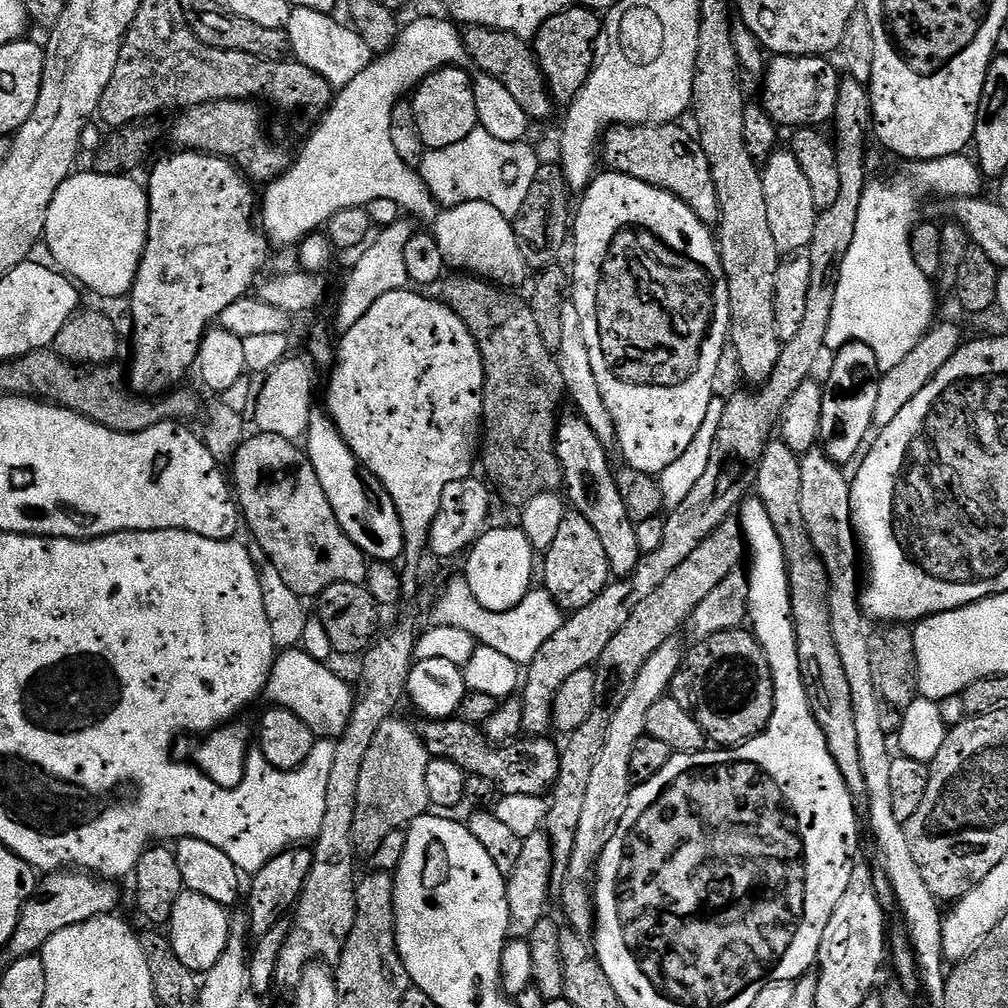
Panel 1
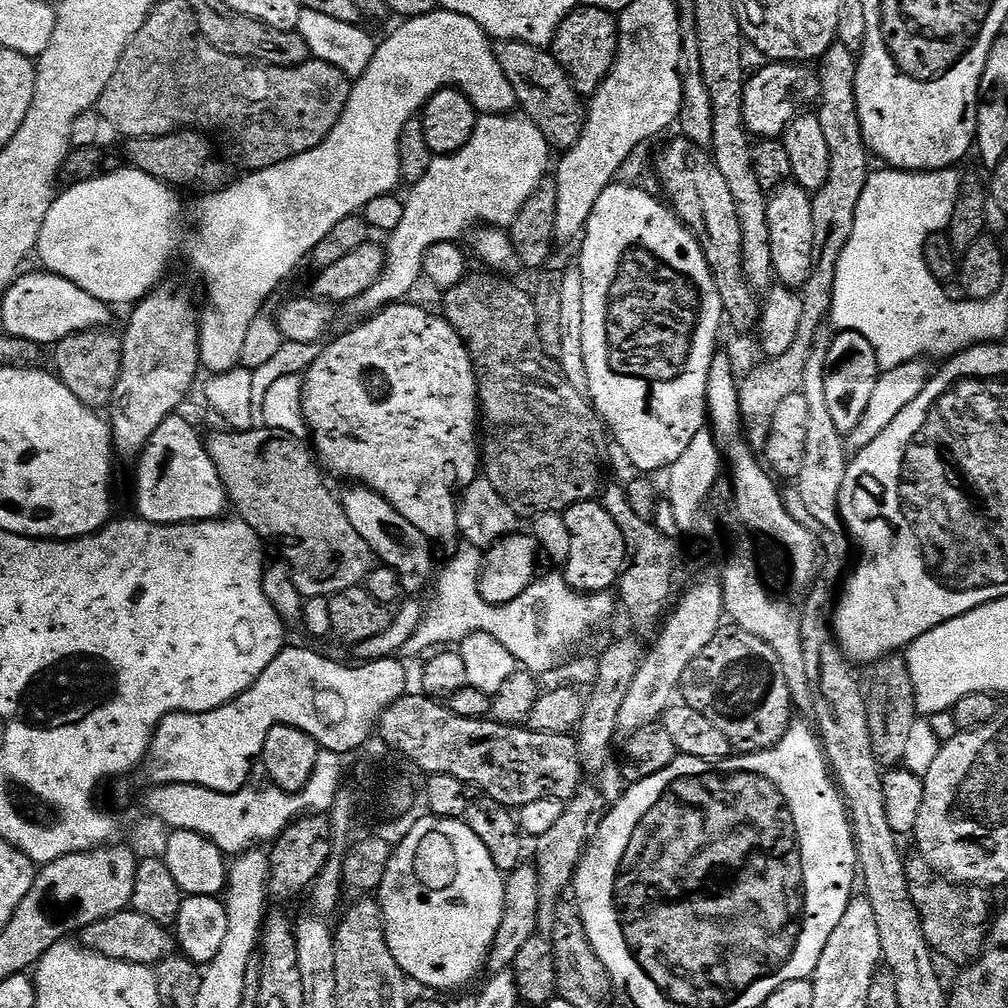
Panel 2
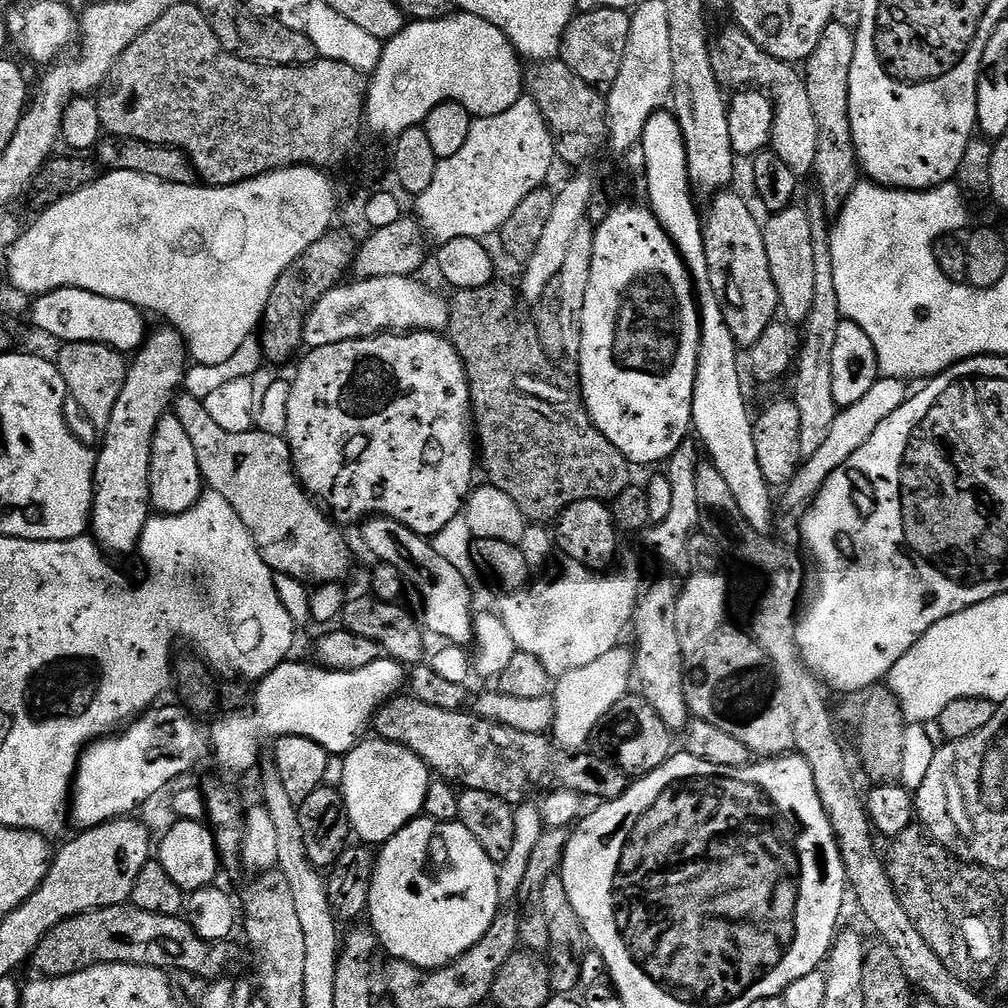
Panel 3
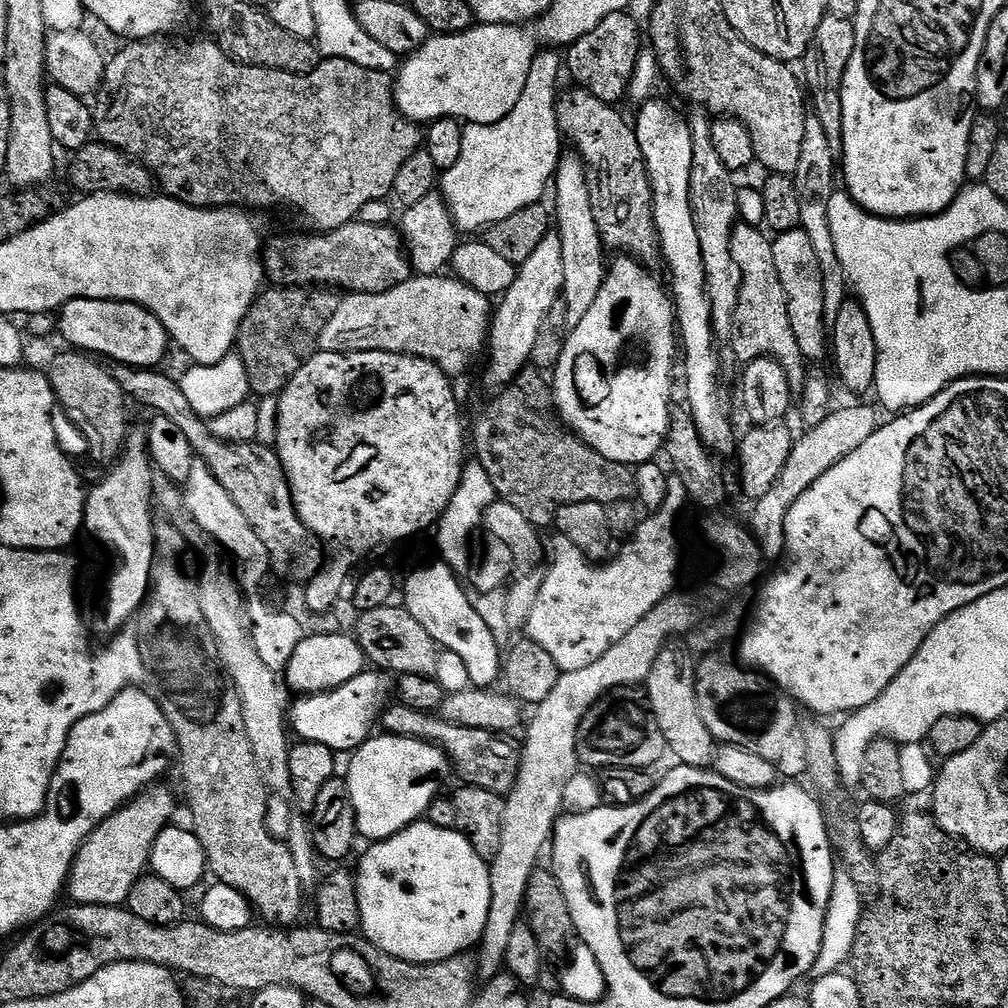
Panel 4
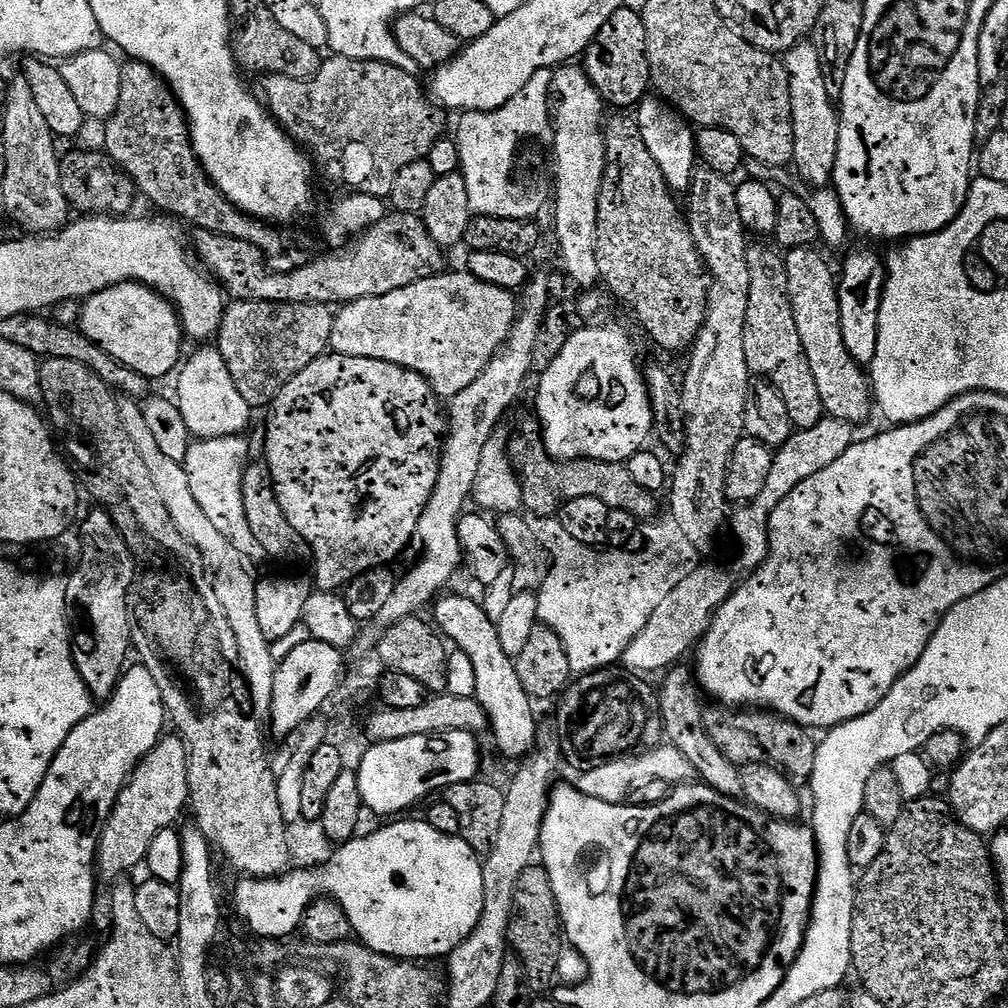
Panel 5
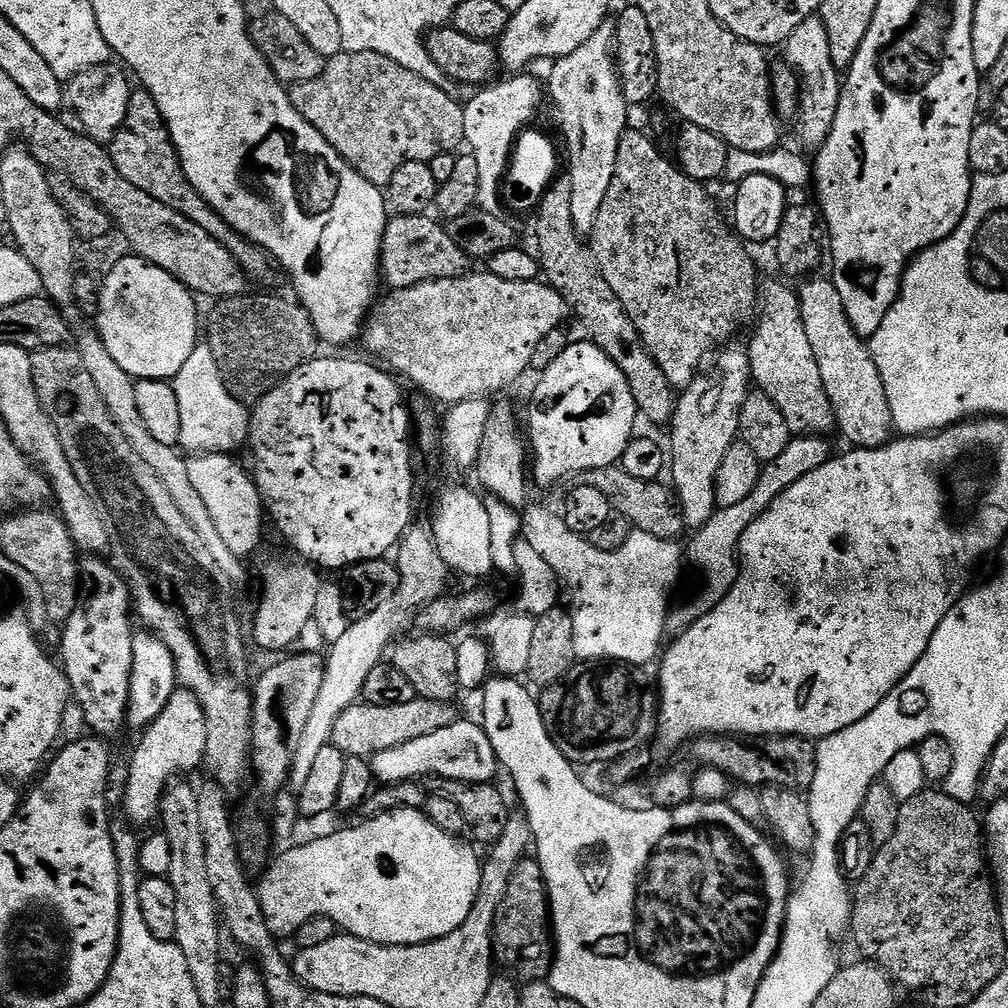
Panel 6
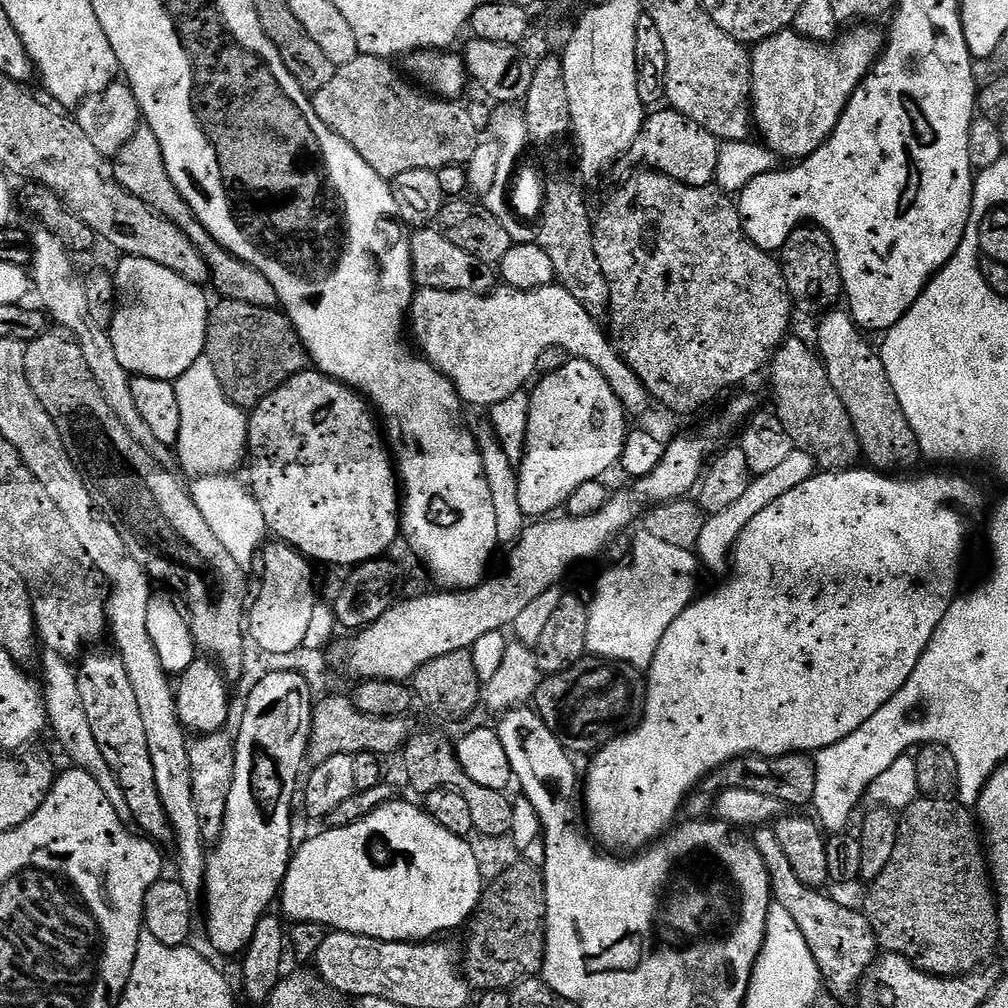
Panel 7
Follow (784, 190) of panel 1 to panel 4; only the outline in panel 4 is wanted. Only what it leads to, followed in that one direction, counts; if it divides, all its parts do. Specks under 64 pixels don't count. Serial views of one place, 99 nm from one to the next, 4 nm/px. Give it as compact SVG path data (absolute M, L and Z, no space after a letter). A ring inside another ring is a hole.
M798 227L789 232L779 233L772 240L774 250L774 266L778 266L778 278L782 282L782 290L786 290L786 302L790 310L790 327L794 330L794 339L798 341L798 350L802 350L804 359L809 362L827 357L830 352L830 324L826 317L824 307L824 294L826 291L826 277L822 266L818 266L818 253L810 242L809 236L804 233L803 228Z

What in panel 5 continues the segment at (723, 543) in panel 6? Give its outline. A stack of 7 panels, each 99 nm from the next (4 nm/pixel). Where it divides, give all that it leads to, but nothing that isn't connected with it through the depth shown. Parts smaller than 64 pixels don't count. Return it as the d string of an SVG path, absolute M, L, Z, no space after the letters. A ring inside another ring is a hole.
M825 418L814 426L793 431L792 436L781 448L775 449L770 466L770 475L766 478L766 486L758 498L749 504L741 504L731 513L730 526L736 532L744 532L744 549L740 552L740 572L736 568L704 568L698 566L690 578L685 578L680 585L674 586L664 601L650 614L650 622L642 626L642 634L630 642L630 646L622 657L623 667L637 673L663 673L673 667L684 655L691 653L699 645L700 639L712 625L712 618L721 606L736 593L742 583L742 577L747 578L763 566L768 557L768 516L774 514L778 502L794 490L810 474L818 474L818 470L826 470L834 458L842 458L846 450L854 442L853 425Z

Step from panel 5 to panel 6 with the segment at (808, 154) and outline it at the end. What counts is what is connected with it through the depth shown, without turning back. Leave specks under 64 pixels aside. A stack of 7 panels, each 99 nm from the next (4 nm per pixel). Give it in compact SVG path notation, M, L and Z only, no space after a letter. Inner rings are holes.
M819 15L806 18L806 22L802 22L802 26L798 26L798 30L794 30L794 34L784 41L782 51L785 56L783 59L800 82L800 106L794 117L796 136L802 147L818 150L834 126L842 87L841 73L834 66L834 58L830 58L830 37Z

